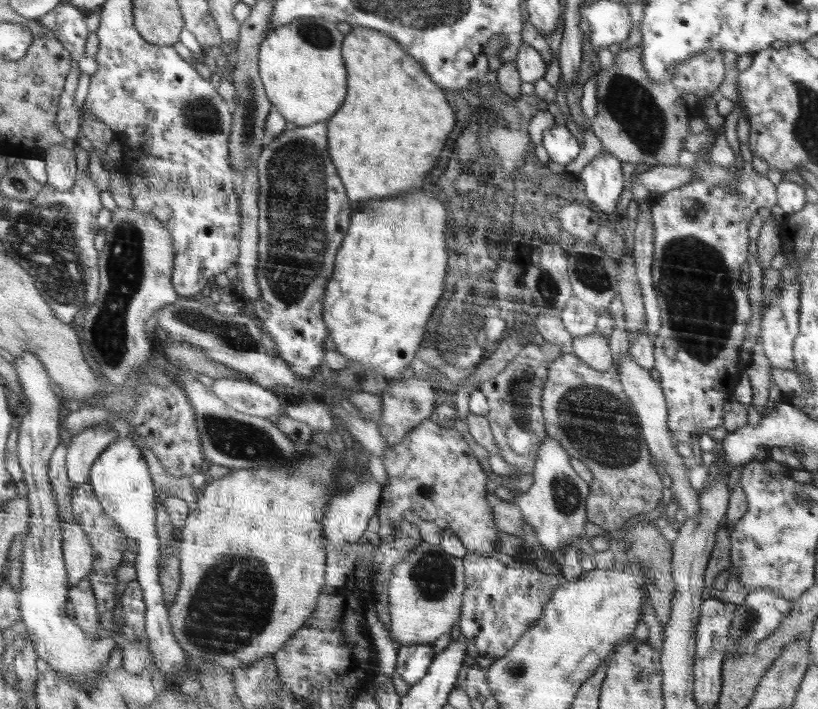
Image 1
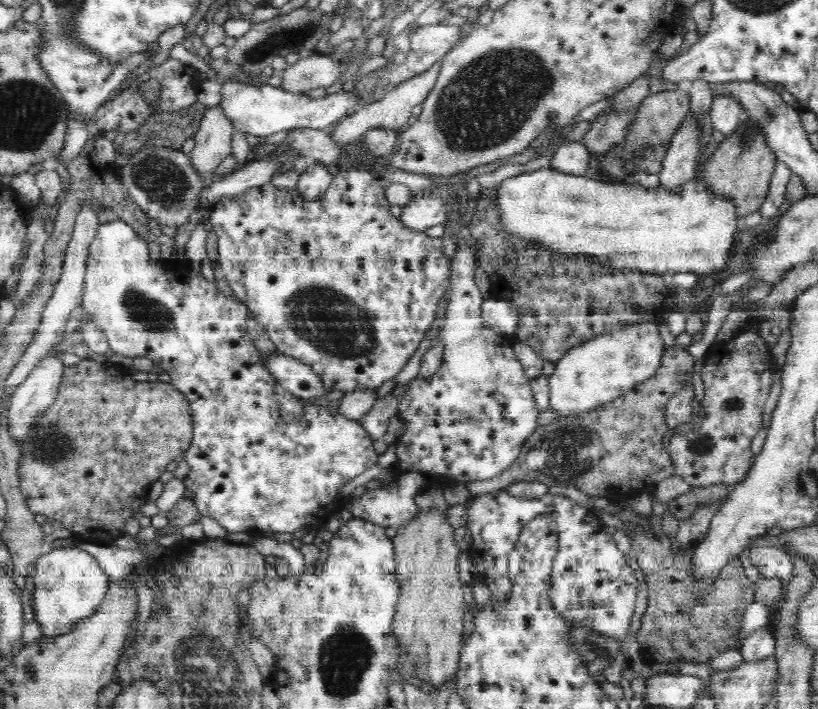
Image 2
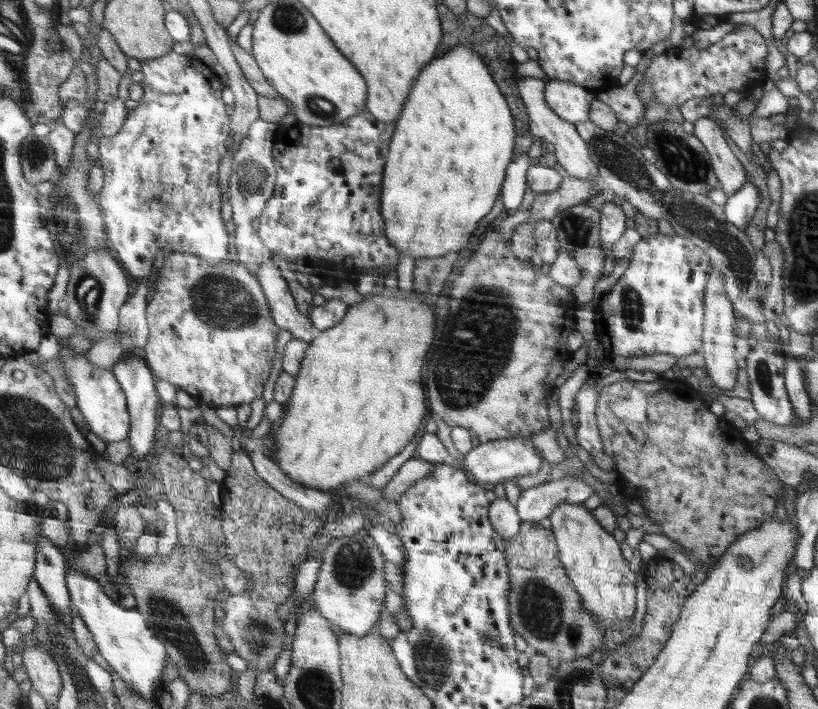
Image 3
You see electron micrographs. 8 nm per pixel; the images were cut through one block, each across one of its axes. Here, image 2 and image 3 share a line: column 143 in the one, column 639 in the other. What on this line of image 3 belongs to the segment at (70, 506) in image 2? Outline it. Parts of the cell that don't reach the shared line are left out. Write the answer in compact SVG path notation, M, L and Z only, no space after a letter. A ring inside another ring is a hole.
M663 377L653 382L631 381L630 379L619 381L616 379L615 383L604 386L598 393L597 422L598 430L601 431L602 442L605 443L604 453L616 462L616 472L619 477L615 486L617 500L622 502L625 499L634 499L640 506L644 506L644 510L646 510L644 516L650 518L652 523L660 528L662 534L668 536L670 540L674 540L676 544L680 544L683 552L688 555L688 560L705 572L708 572L721 561L722 556L730 550L729 547L733 545L734 541L738 541L738 538L742 537L742 534L758 528L764 520L768 520L776 514L778 498L782 498L782 502L788 498L784 484L778 480L778 474L774 473L774 469L764 459L760 460L752 452L748 442L738 434L738 429L732 428L732 424L730 426L722 424L720 417L714 416L708 410L706 402L702 400L702 393L689 387L681 380Z

